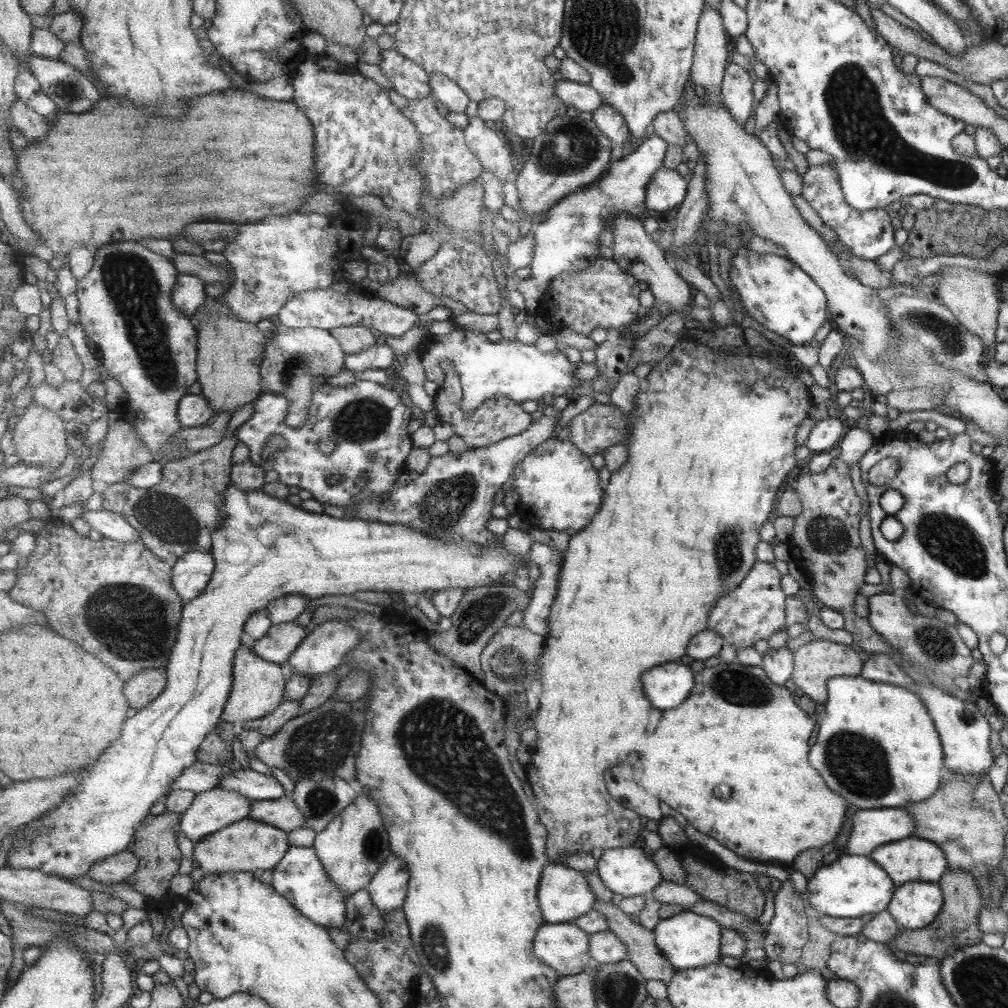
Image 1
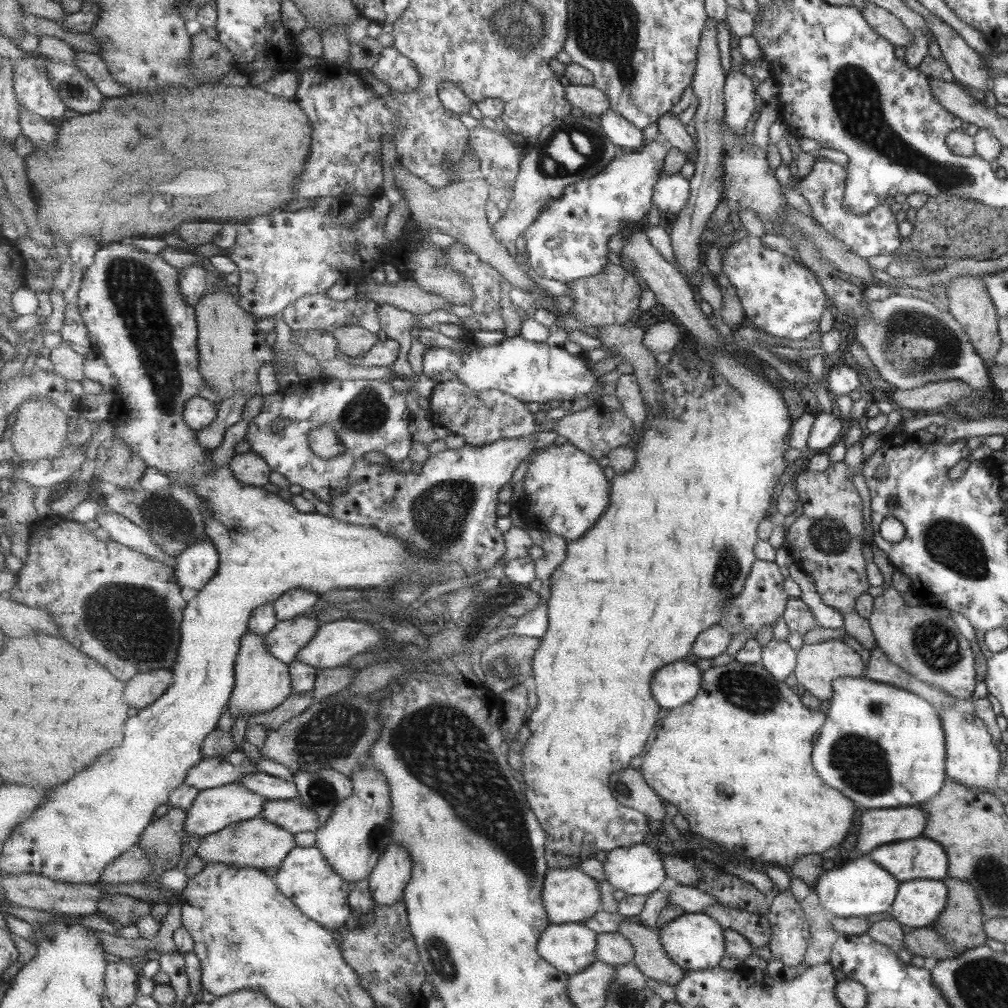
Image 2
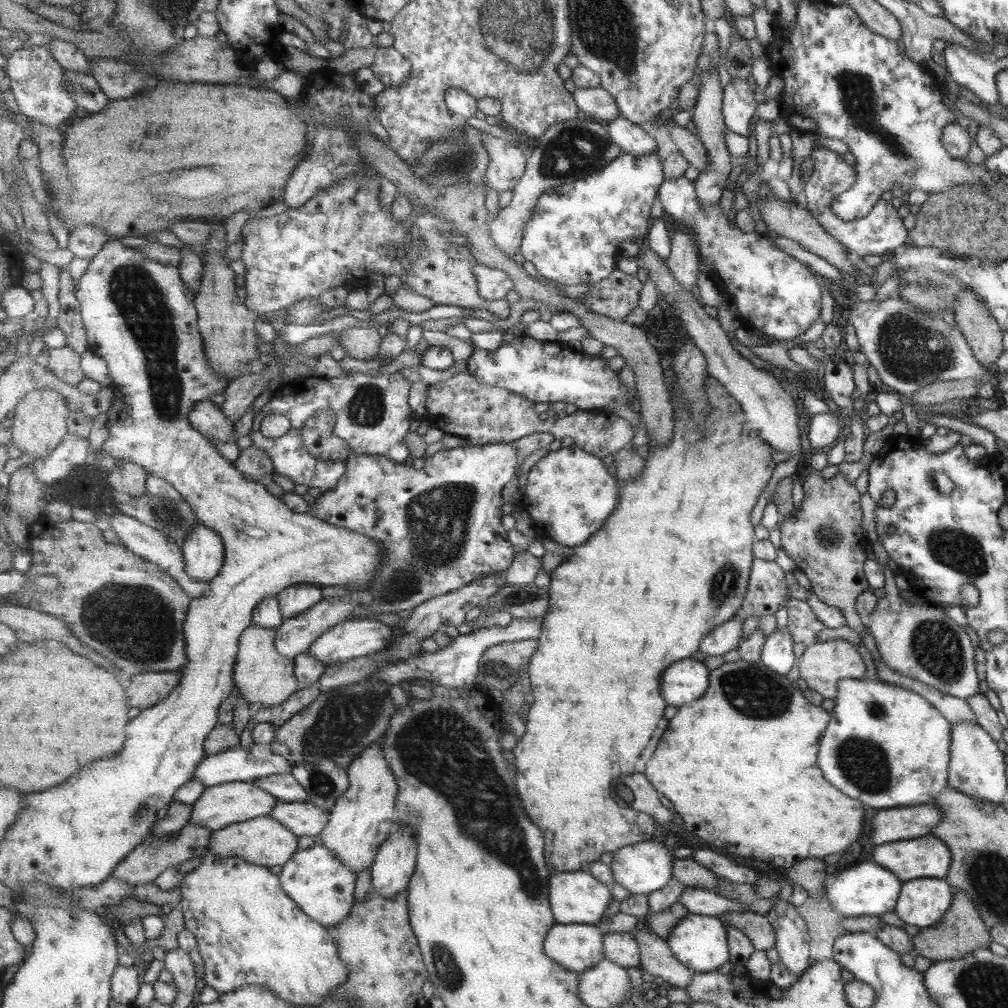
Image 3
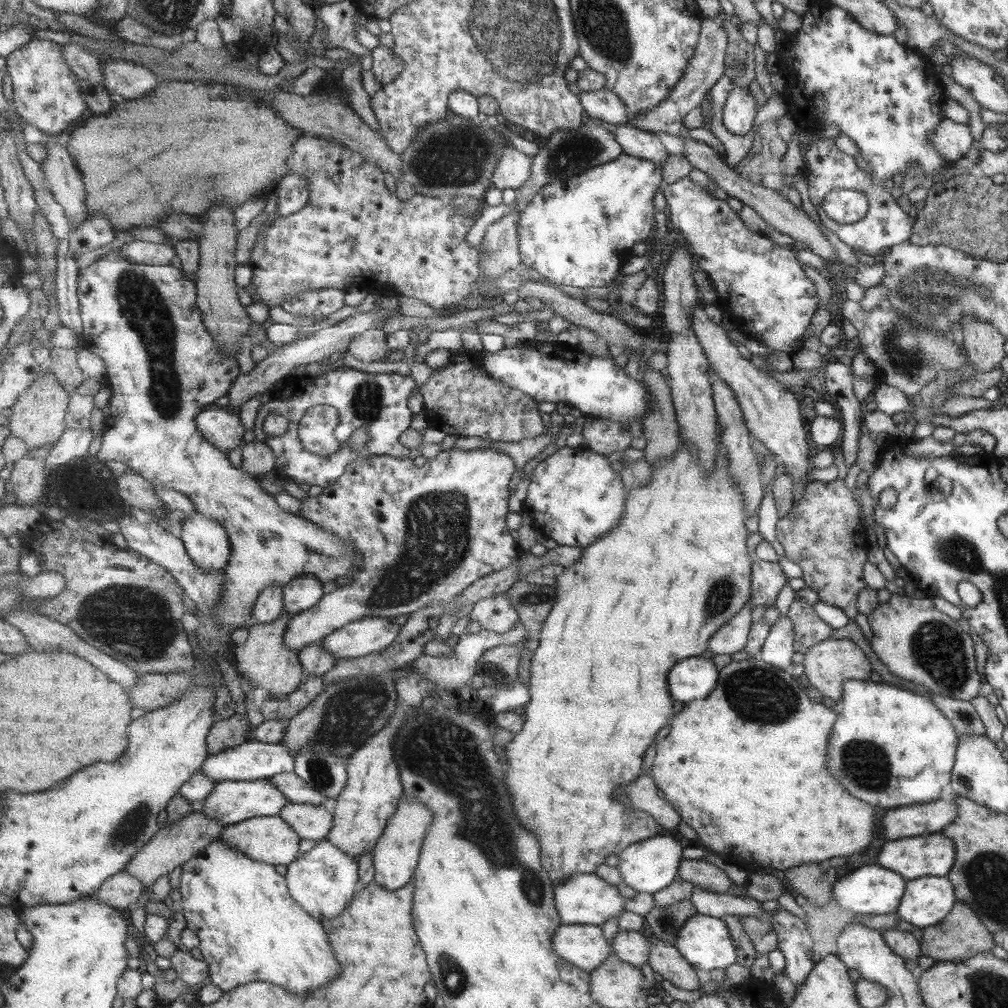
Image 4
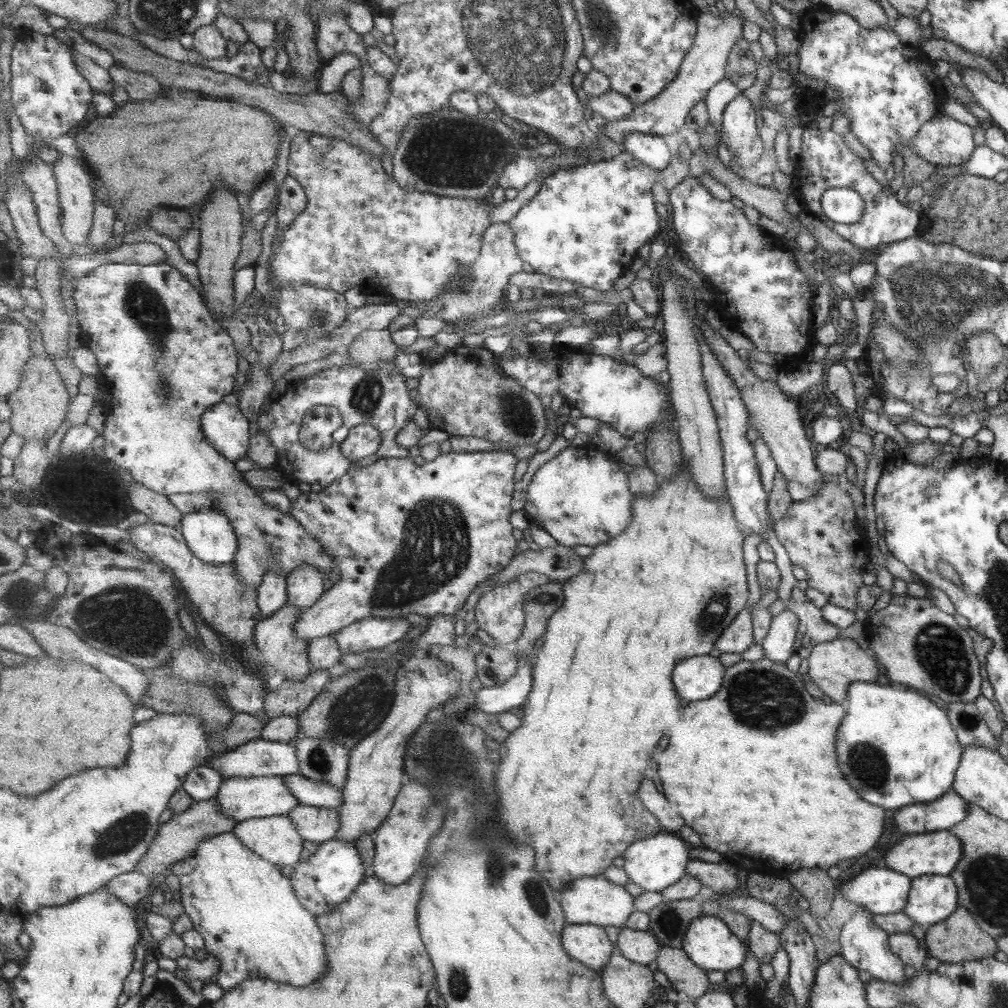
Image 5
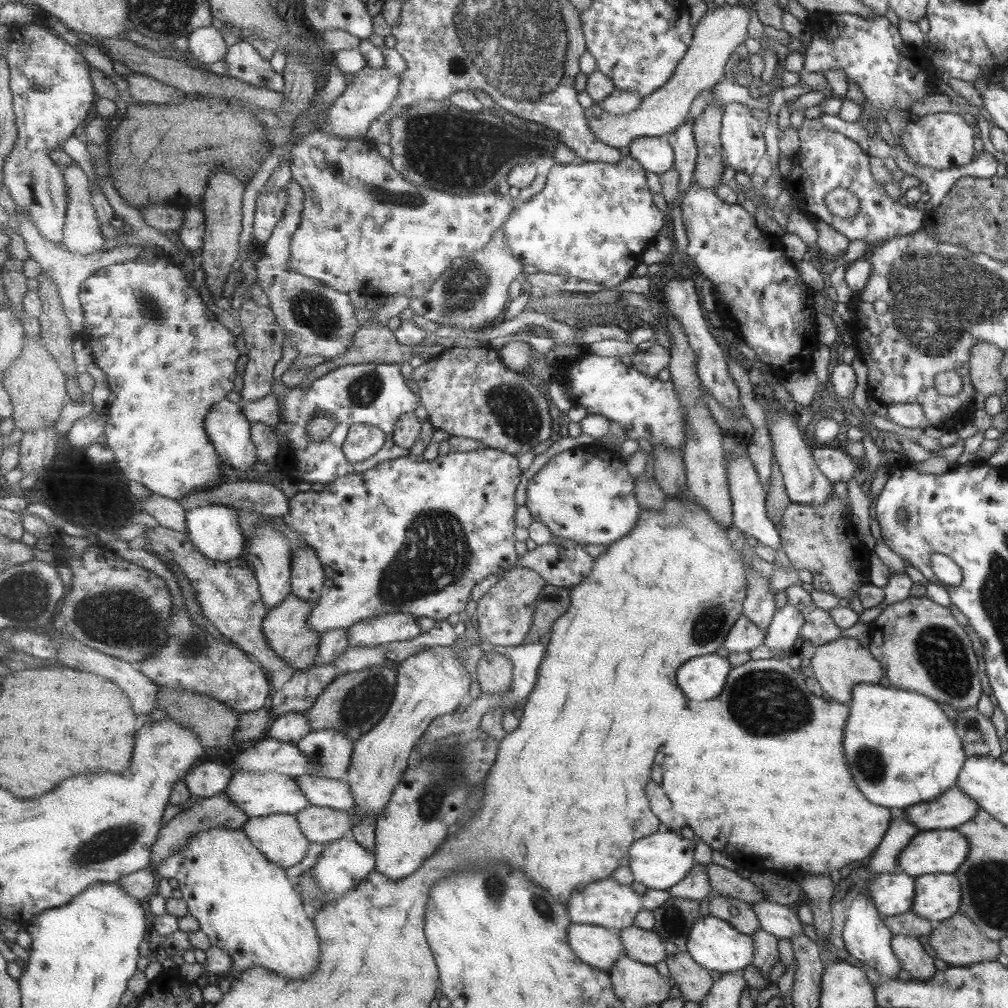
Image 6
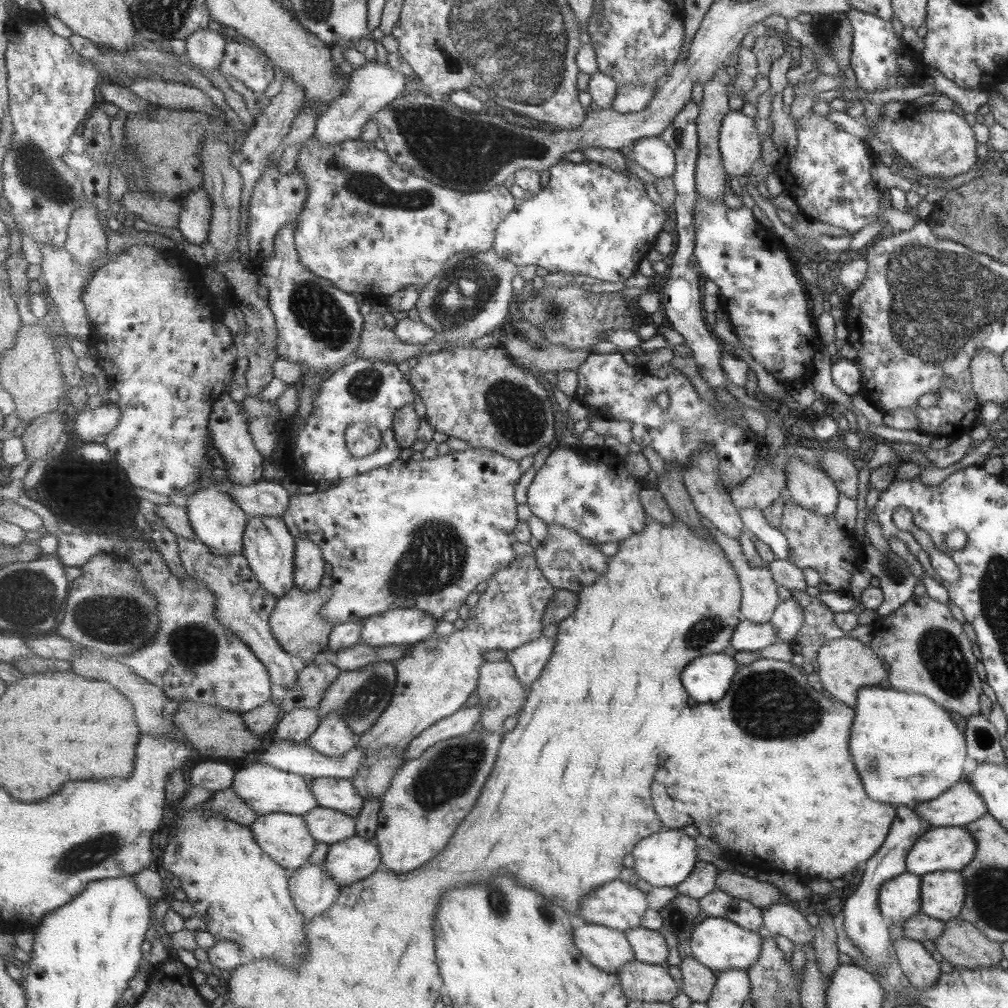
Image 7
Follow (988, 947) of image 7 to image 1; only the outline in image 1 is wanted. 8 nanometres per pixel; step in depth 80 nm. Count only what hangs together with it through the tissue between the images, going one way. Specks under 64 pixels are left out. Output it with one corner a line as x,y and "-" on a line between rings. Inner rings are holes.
947,868
939,882
944,905
935,920
920,930
905,929
895,935
887,944
891,950
901,950
909,954
932,956
937,959
949,956
963,947
973,946
980,942
982,932
977,926
977,915
982,908
980,890
976,887
973,877
967,871
952,871

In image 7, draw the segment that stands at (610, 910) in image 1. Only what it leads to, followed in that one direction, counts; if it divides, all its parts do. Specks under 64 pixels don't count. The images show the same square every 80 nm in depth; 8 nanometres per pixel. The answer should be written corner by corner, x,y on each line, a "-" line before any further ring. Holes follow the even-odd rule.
690,955
679,962
680,990
693,1002
705,1002
715,982
716,977
711,969
699,964

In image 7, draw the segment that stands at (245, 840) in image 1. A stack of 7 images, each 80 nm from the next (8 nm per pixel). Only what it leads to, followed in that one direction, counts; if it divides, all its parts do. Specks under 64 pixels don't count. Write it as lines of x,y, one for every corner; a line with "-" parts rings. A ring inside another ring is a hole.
281,812
257,817
257,820
250,826
255,834
256,841
260,847
266,851
271,858
276,859
282,867
290,873
301,868
311,858
316,849
316,838
309,830
308,823
304,817
295,814
285,814

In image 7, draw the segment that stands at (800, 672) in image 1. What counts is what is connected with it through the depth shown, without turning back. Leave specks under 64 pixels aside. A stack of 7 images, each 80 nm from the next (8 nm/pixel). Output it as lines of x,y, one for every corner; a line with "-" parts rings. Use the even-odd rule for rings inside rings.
845,636
828,641
820,646
816,654
817,676
822,690
827,691
836,702
844,703
847,707
855,708
859,690
867,686
877,686
887,672
883,670
879,657
867,650
861,642

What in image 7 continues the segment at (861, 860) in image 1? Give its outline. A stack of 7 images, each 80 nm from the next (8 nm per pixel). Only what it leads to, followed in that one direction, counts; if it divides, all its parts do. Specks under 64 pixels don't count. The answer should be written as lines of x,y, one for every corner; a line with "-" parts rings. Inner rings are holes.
905,872
883,882
879,890
880,914
893,938
901,937
902,922
920,912
920,875

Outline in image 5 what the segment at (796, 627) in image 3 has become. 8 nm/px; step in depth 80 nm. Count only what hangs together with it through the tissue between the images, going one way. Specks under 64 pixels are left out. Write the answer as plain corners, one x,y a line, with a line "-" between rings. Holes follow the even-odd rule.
794,586
785,609
796,614
799,621
793,653
801,659
807,658
815,645
837,639
838,628
825,621
821,611
804,595
804,590

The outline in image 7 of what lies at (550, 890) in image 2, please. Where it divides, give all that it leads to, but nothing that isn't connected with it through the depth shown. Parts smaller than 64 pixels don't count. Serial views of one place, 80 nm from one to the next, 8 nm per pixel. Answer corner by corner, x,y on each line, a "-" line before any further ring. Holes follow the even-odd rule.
620,878
605,883
603,887
593,890
588,895
581,902
578,916
581,916
586,923
608,926
621,932
639,927
645,910
648,910
647,896
633,883
623,882

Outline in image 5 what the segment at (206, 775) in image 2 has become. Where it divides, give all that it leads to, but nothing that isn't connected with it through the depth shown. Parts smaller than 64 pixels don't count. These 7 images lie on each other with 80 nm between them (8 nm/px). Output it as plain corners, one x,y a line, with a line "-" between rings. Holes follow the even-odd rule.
263,738
249,741
236,749
220,756
212,756
211,768
219,771
226,778
261,778
262,776
285,776
300,773
299,756
294,744
271,742

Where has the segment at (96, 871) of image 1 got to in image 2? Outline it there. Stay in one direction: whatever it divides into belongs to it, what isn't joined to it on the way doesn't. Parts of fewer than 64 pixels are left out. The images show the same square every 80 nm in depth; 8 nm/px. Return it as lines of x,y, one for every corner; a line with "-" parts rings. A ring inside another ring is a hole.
141,844
133,845
103,869
99,883
125,884
142,880
152,871
146,850

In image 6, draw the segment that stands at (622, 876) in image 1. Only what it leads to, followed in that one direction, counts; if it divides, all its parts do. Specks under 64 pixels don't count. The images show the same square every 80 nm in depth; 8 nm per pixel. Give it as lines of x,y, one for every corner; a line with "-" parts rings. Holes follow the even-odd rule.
664,830
640,838
631,845
629,867
633,871
635,880
651,890
671,889
677,882
683,880
685,874
693,864
693,841
685,840
679,832
671,834

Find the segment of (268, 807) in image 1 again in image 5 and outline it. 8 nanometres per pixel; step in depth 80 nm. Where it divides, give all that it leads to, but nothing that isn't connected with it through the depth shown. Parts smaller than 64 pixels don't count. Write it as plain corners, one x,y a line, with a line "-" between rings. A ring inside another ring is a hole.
299,805
288,812
305,841
322,843
335,839
340,827
338,809

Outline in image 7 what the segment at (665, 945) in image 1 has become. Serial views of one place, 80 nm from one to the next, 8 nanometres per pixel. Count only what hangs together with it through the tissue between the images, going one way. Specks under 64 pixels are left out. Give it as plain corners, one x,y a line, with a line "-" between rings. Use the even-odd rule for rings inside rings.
705,917
693,927
687,951
693,959
708,969
722,971
734,968
747,972
759,958
762,948
761,934
764,934
761,930
749,932
724,918

